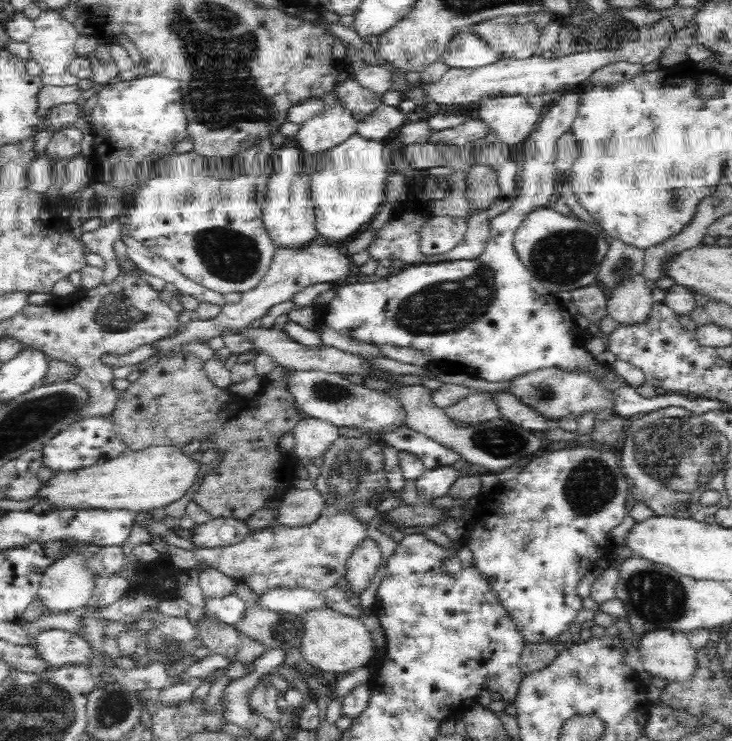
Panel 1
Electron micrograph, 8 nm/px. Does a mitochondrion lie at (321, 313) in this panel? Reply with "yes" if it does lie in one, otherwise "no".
no

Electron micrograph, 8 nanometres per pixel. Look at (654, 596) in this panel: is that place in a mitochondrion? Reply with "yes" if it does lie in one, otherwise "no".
yes

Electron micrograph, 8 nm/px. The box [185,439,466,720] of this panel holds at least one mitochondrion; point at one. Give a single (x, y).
(282, 627)

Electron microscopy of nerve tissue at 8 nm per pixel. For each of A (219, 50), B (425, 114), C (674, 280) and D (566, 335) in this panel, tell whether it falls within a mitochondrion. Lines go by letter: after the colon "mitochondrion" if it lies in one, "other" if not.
A: mitochondrion
B: other
C: other
D: other

